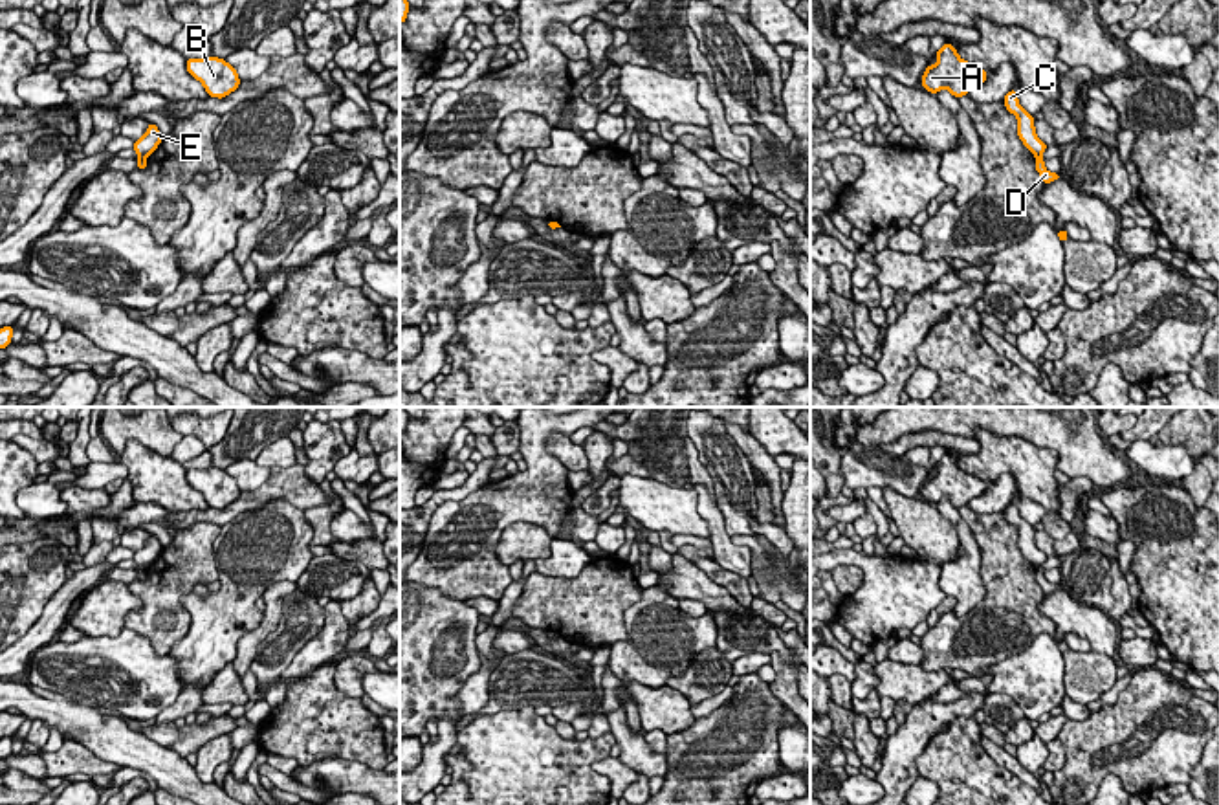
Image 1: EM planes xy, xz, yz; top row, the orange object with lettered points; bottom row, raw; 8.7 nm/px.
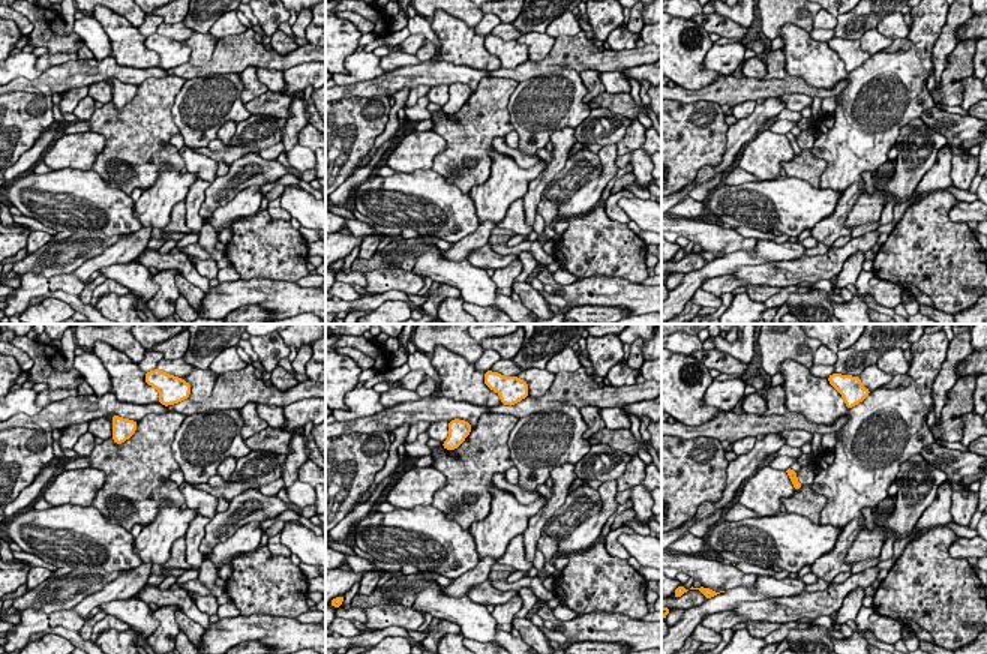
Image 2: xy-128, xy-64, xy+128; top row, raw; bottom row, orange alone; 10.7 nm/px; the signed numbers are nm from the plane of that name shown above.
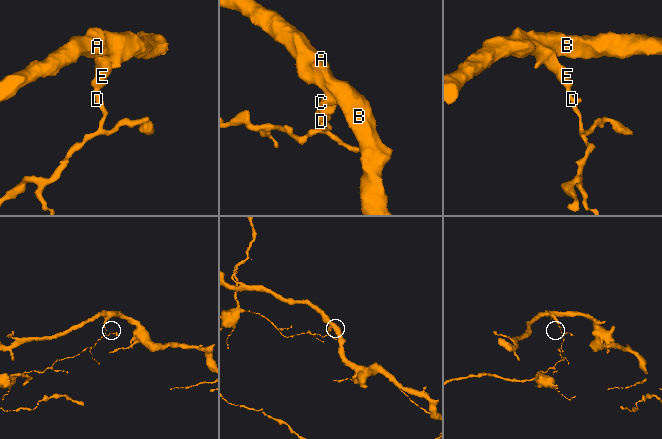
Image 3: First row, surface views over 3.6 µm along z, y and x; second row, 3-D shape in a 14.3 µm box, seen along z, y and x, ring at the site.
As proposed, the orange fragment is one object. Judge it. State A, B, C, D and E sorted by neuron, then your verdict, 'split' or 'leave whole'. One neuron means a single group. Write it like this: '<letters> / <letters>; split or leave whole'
A B C E / D; split

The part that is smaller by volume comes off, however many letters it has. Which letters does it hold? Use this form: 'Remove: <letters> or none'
Remove: D

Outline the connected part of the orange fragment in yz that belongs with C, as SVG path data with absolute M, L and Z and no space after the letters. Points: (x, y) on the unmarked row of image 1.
M1016 499L1010 501L1005 506L1005 517L1010 524L1014 524L1017 528L1017 546L1023 552L1023 556L1034 565L1034 567L1041 567L1047 559L1047 554L1043 554L1038 546L1036 546L1036 539L1034 539L1034 526L1030 526L1017 512L1016 506Z

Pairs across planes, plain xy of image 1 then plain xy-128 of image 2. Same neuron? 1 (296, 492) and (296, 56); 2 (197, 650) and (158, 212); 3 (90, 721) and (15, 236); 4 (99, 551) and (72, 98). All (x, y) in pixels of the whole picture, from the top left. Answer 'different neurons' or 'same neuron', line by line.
1: same neuron
2: same neuron
3: different neurons
4: different neurons

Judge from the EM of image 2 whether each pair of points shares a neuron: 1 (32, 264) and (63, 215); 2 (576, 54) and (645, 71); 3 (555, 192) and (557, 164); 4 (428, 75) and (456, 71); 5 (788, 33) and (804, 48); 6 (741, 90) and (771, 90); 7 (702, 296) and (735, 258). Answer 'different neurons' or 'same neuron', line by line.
1: different neurons
2: different neurons
3: different neurons
4: same neuron
5: same neuron
6: same neuron
7: different neurons

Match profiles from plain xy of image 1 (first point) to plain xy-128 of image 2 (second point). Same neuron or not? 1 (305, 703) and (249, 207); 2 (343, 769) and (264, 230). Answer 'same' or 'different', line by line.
1: different
2: different

